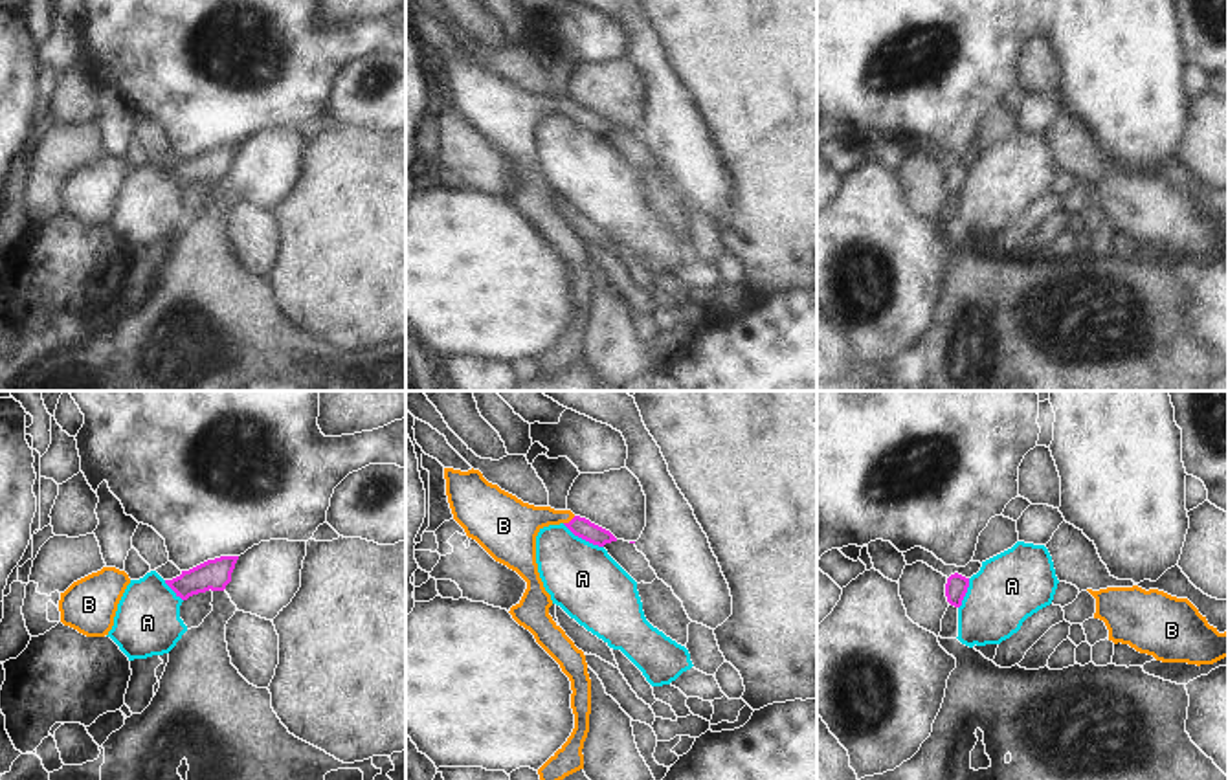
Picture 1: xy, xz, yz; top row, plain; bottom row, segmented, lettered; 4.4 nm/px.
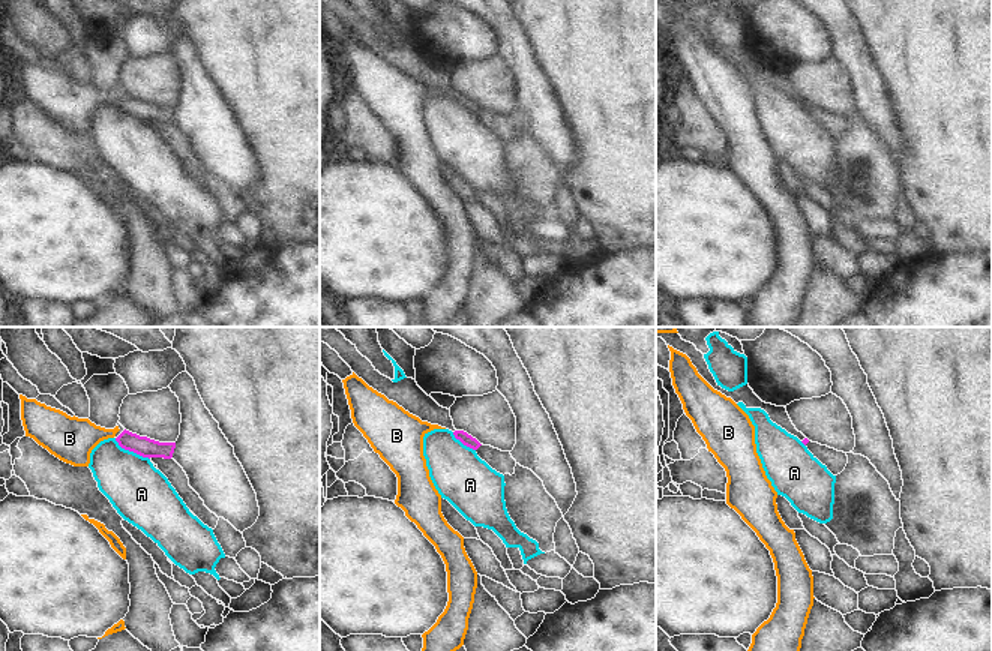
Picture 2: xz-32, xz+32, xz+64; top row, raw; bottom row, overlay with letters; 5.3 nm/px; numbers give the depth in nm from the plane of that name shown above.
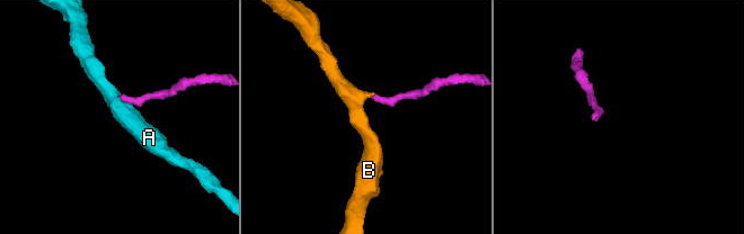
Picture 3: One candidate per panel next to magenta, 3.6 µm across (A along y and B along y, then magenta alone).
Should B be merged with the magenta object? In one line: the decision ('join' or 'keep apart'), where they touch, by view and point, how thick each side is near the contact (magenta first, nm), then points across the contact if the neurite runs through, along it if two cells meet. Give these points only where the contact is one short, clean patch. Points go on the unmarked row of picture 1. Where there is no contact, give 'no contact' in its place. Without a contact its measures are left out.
join; contact xz (571, 109); calibres 90 and 220 nm; way xz (580, 116), (571, 109), (529, 107), (514, 114)

